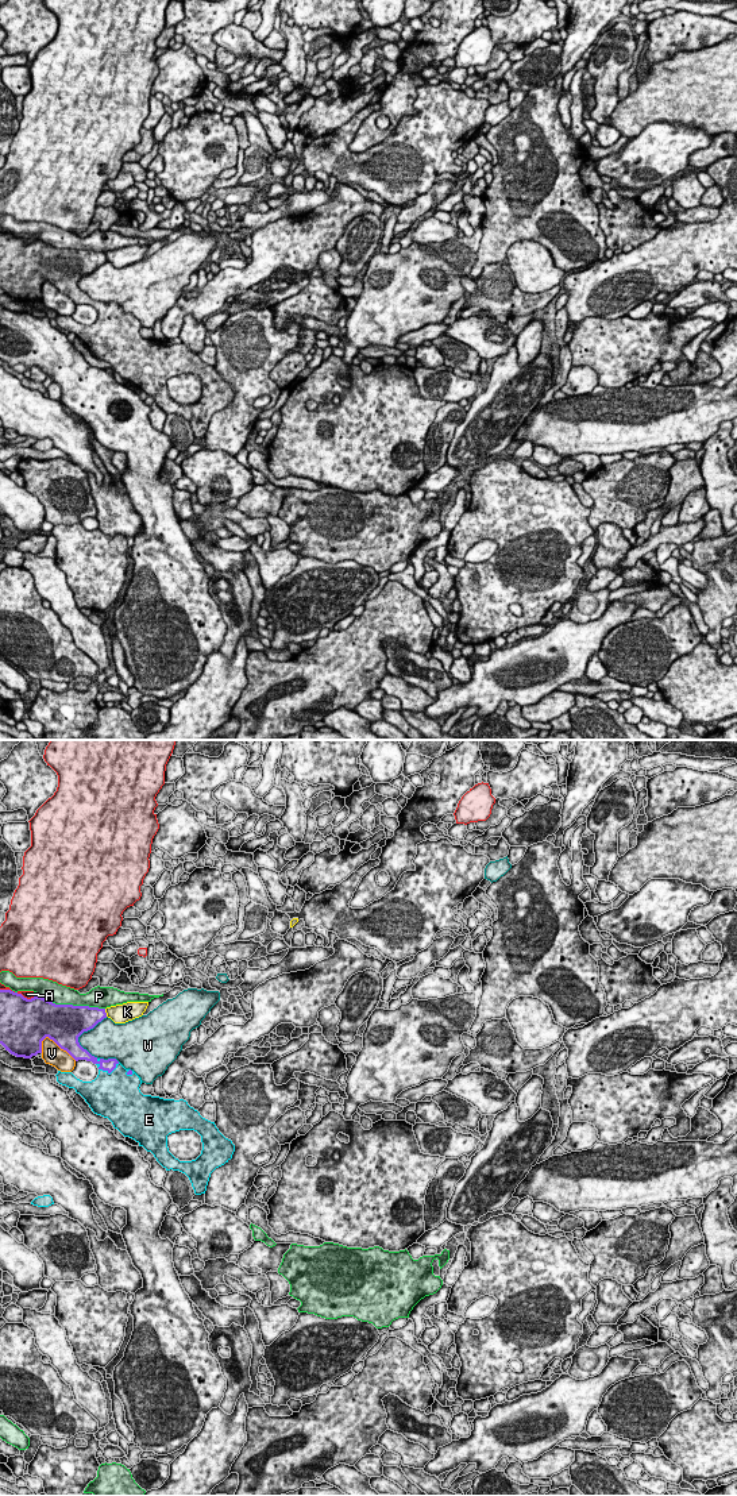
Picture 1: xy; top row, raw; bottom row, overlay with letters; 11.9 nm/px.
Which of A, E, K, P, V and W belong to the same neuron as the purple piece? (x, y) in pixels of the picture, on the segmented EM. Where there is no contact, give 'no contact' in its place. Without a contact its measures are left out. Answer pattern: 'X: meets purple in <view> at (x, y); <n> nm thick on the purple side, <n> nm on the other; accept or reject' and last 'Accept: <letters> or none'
A: meets purple in xy at (26, 998); 500 nm thick on the purple side, 100 nm on the other; reject
E: meets purple in xy at (105, 1070); 140 nm thick on the purple side, 420 nm on the other; accept
K: meets purple in xy at (105, 1013); 280 nm thick on the purple side, 220 nm on the other; reject
P: meets purple in xy at (72, 1005); 480 nm thick on the purple side, 240 nm on the other; reject
V: meets purple in xy at (58, 1045); 460 nm thick on the purple side, 240 nm on the other; reject
W: meets purple in xy at (81, 1033); 480 nm thick on the purple side, 380 nm on the other; reject
Accept: E

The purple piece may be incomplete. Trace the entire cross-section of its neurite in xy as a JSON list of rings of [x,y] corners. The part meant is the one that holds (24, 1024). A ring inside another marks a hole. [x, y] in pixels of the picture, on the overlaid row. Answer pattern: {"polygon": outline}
{"polygon": [[[0,990],[0,1044],[5,1050],[16,1057],[31,1059],[42,1053],[42,1041],[49,1037],[76,1061],[86,1060],[96,1064],[99,1075],[92,1081],[82,1081],[72,1072],[61,1071],[55,1075],[57,1081],[74,1088],[94,1114],[108,1118],[124,1137],[135,1140],[139,1146],[151,1152],[166,1171],[173,1169],[185,1173],[196,1195],[205,1194],[211,1173],[232,1158],[235,1145],[219,1131],[215,1122],[202,1118],[186,1100],[143,1095],[139,1090],[142,1080],[134,1071],[126,1069],[116,1059],[97,1059],[84,1049],[78,1037],[93,1029],[104,1018],[107,1018],[105,1009],[55,1005],[39,995],[27,999],[11,990]],[[180,1130],[194,1130],[201,1136],[202,1150],[196,1160],[180,1161],[169,1152],[167,1136]]]}

